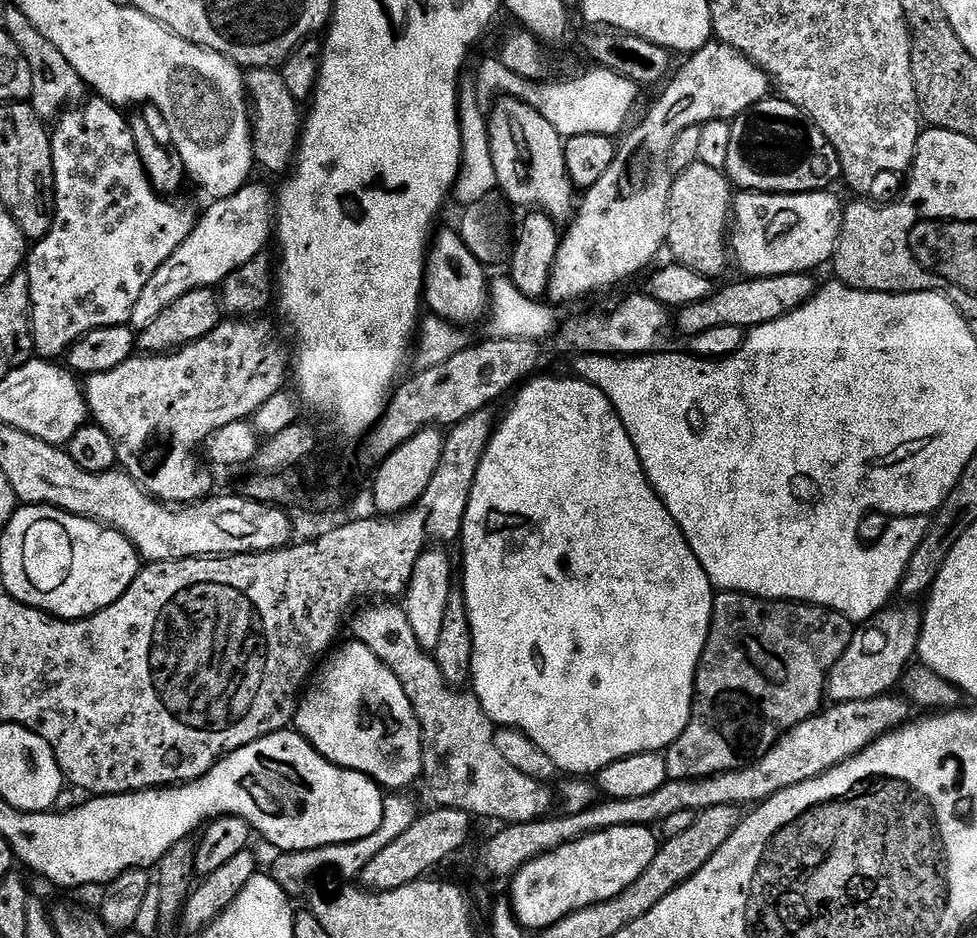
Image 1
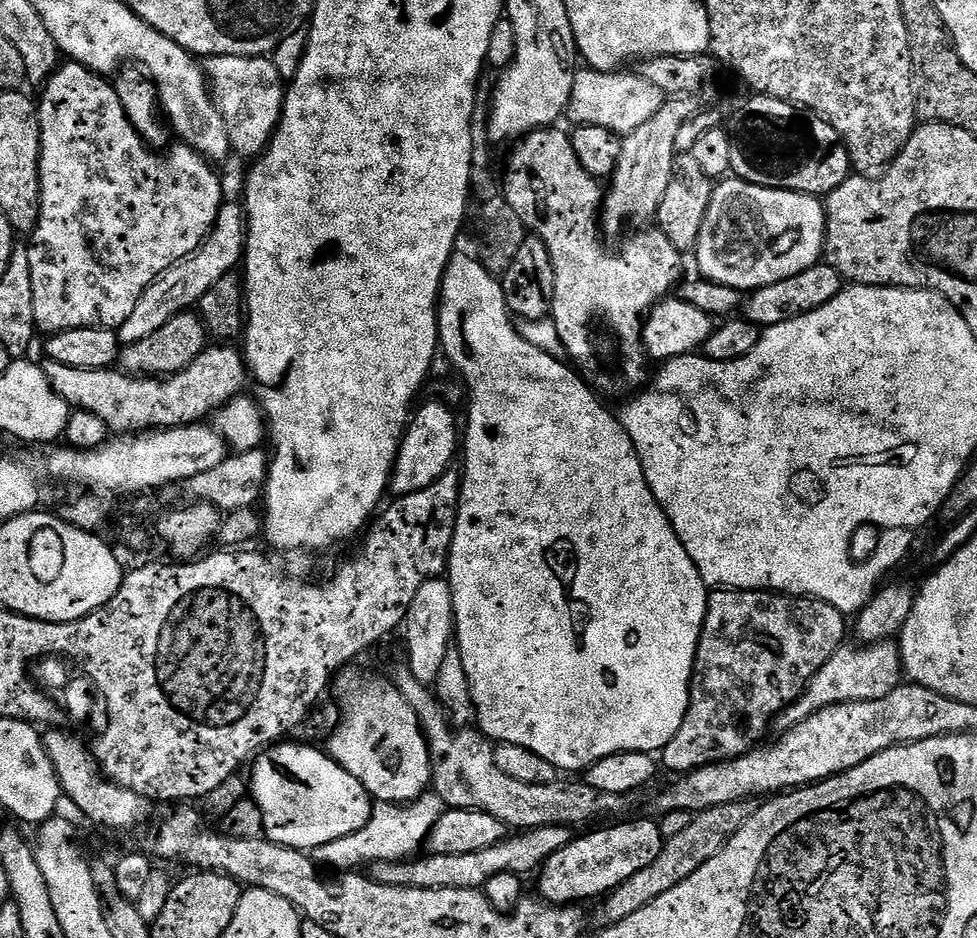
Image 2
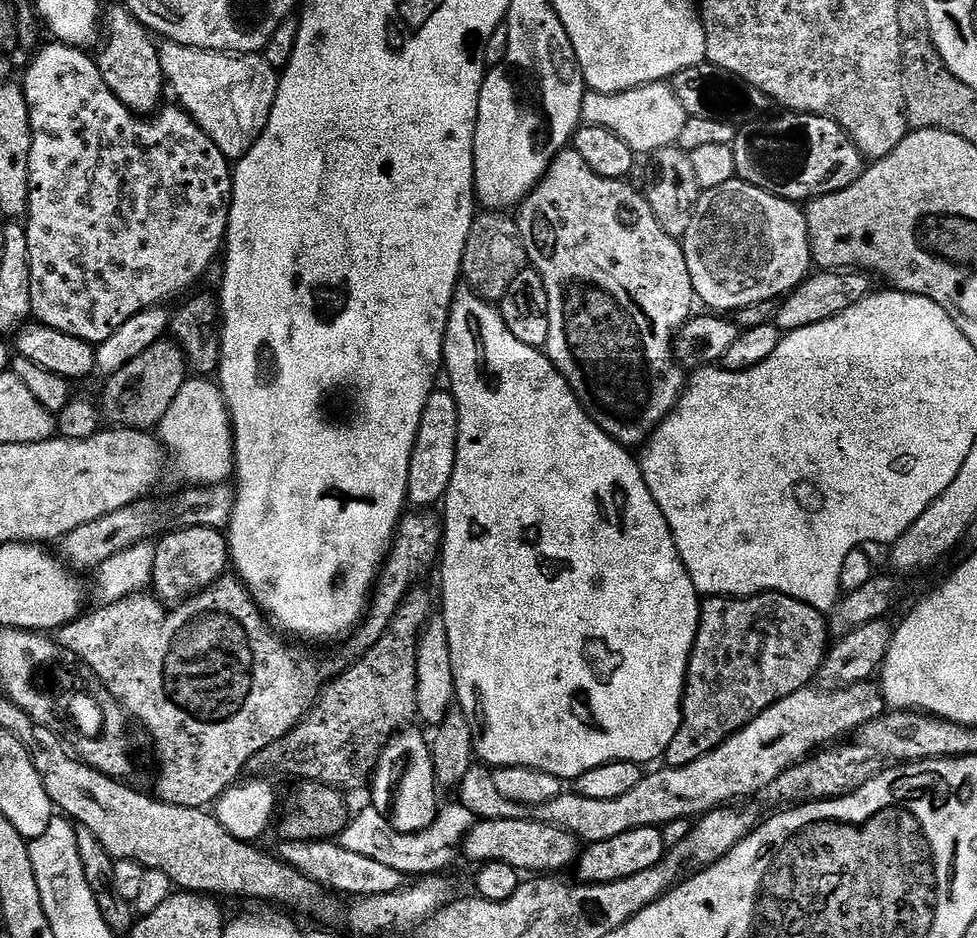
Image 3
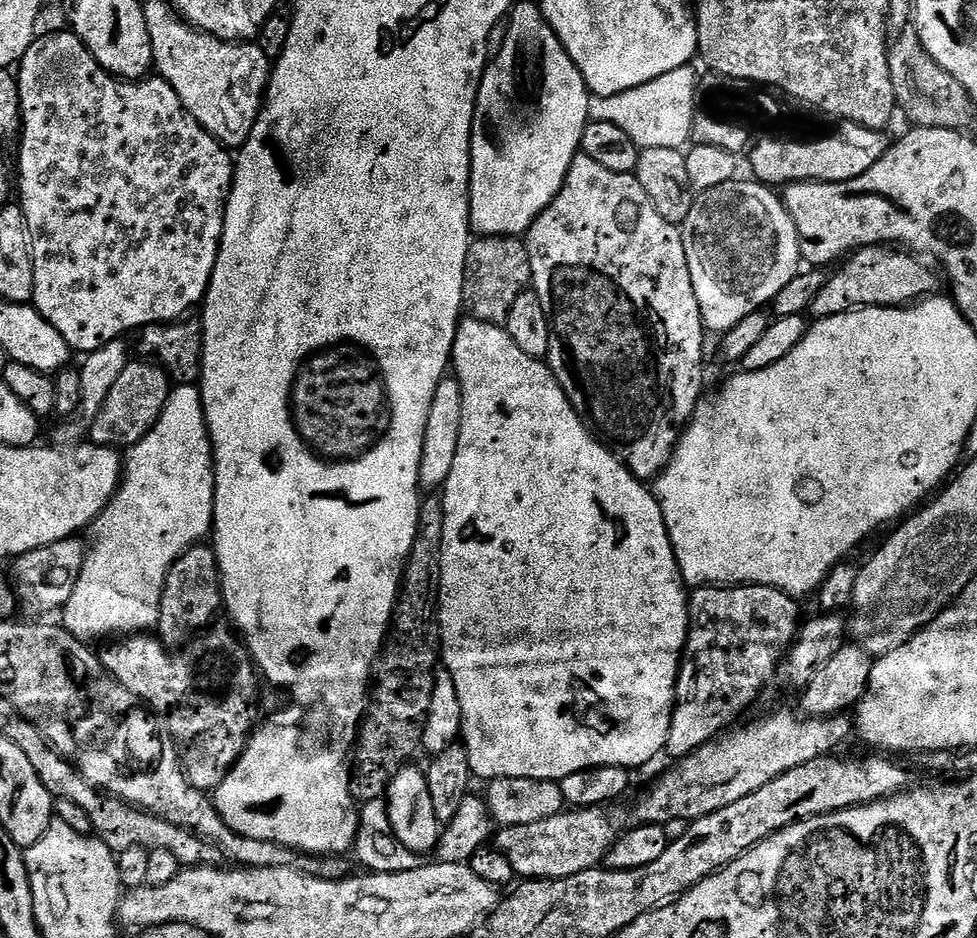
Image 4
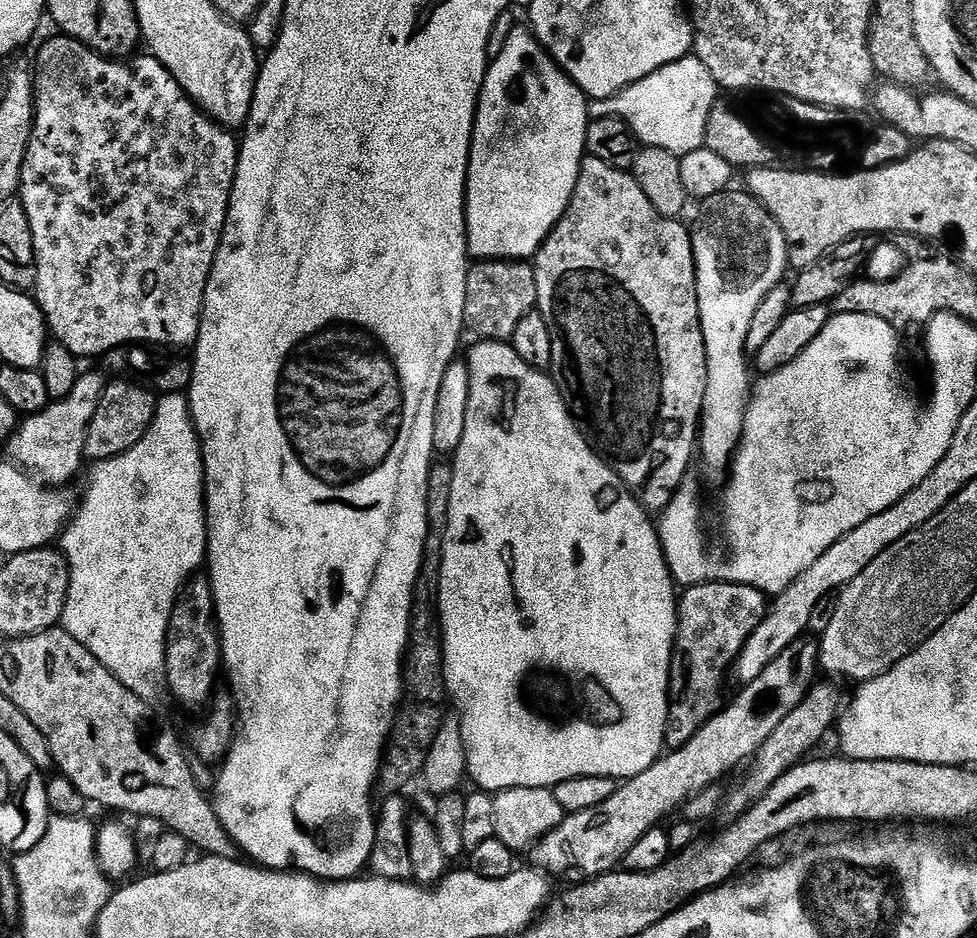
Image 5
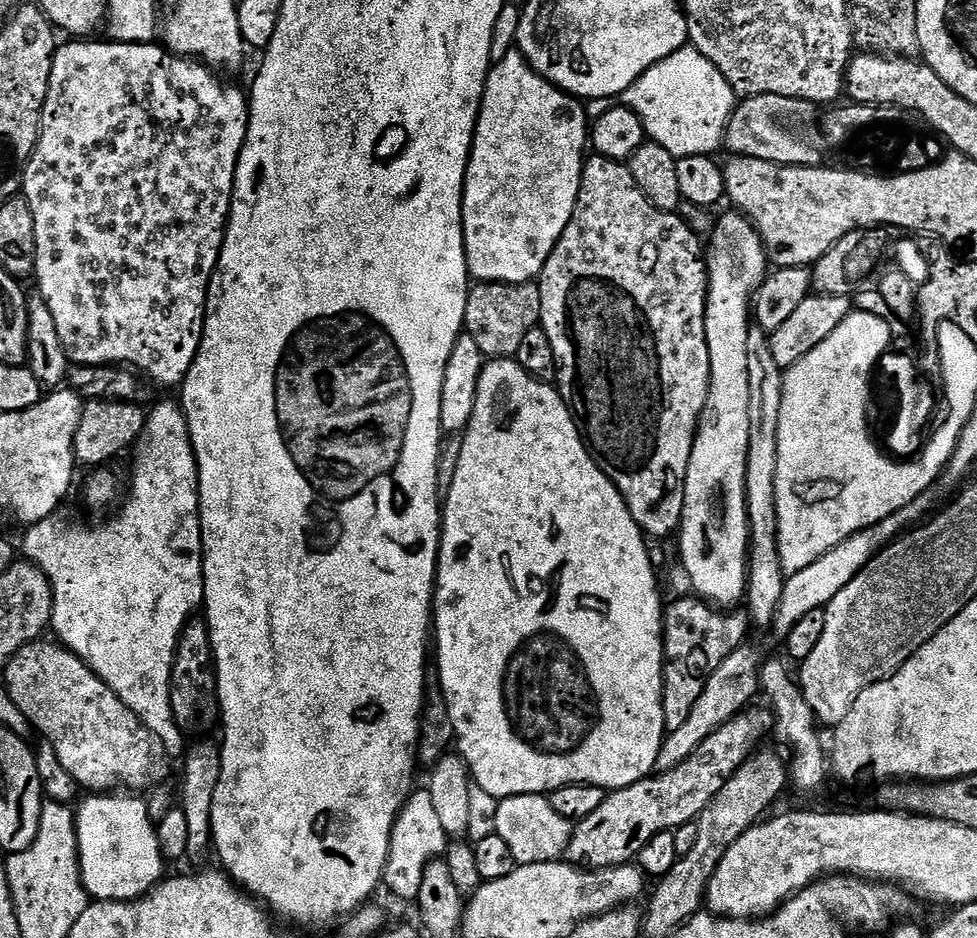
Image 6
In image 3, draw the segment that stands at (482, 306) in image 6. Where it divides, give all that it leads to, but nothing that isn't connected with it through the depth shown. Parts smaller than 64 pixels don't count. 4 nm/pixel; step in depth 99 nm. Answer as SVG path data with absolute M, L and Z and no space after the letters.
M484 210L472 219L470 238L466 238L462 269L467 287L489 302L499 302L506 290L510 290L510 282L518 278L518 274L527 264L526 246L522 242L520 225L515 215L504 210Z

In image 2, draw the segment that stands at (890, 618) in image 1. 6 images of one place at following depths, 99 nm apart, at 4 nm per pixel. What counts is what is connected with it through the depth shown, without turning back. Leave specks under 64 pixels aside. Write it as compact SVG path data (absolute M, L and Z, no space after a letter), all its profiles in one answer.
M881 642L867 646L855 646L856 648L848 647L841 646L832 655L830 662L826 662L826 666L822 666L822 670L814 674L814 678L808 683L808 689L776 717L774 724L777 729L779 727L780 730L793 728L796 724L802 723L803 720L835 704L870 702L874 698L886 698L890 690L900 687L905 671L904 660L900 657L899 643Z

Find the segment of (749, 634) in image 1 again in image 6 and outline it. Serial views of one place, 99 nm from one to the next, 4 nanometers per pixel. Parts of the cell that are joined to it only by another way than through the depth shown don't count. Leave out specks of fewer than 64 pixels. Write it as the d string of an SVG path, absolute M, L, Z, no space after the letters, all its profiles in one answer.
M699 598L692 600L676 600L669 603L664 610L664 685L662 686L662 714L664 715L665 733L679 730L682 722L690 715L690 710L694 710L694 702L698 702L698 694L706 686L708 676L734 650L738 650L745 643L744 635L750 629L750 617L744 610L721 610Z

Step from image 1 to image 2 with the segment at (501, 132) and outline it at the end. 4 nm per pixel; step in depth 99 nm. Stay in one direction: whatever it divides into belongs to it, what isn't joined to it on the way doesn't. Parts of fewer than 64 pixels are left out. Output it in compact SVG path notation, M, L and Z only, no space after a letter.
M553 126L539 132L529 132L513 147L517 148L509 154L508 169L502 175L502 195L510 202L510 206L514 206L525 229L538 237L550 254L550 262L554 266L554 302L550 319L556 324L558 338L567 359L576 360L575 371L601 397L628 398L639 393L649 383L650 357L644 347L646 317L655 304L659 304L671 293L668 291L672 287L673 291L681 283L682 253L656 226L637 231L640 232L637 236L630 237L617 252L611 252L600 241L605 189L597 177L582 170L578 154L574 154L571 135L567 131L559 132L558 129L559 127Z

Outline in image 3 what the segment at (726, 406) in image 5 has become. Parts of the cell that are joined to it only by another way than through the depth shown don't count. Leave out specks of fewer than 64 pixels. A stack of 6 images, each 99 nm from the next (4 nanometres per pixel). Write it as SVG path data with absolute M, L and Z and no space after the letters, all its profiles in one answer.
M731 144L724 146L702 146L698 150L690 153L694 162L694 170L696 171L701 191L698 198L698 206L694 210L694 218L690 218L690 230L686 230L686 234L682 237L684 245L684 253L686 254L686 270L690 270L690 282L692 290L697 301L700 300L705 304L705 309L711 310L716 314L735 314L740 309L750 306L754 302L766 302L767 300L776 300L793 292L800 283L809 275L810 269L813 267L812 247L810 246L810 234L808 233L808 218L805 209L799 203L791 200L785 200L783 196L775 196L772 192L767 192L764 188L759 188L753 184L747 184L736 176L736 163L734 162L734 150Z

